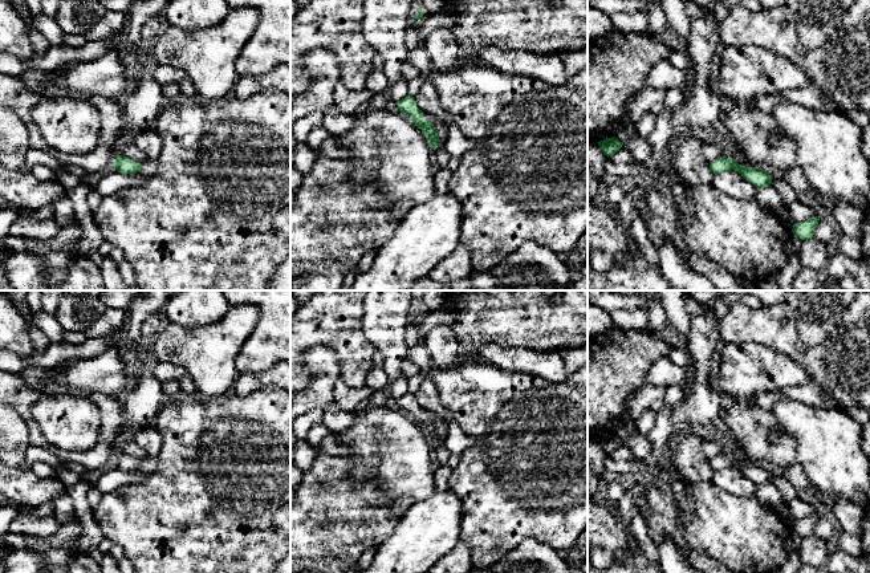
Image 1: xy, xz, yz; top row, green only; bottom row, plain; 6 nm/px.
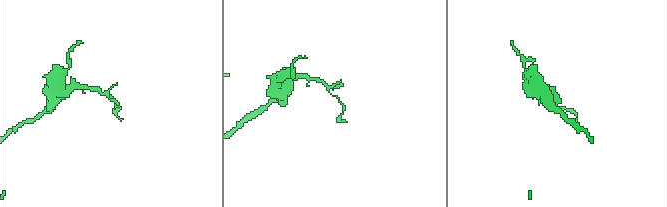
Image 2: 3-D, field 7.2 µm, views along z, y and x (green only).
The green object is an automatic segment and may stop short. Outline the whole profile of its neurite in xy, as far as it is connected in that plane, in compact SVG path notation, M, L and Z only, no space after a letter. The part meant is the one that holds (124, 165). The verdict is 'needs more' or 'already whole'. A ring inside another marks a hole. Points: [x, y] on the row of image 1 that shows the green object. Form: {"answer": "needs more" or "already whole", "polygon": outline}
{"answer": "already whole", "polygon": "M118 155L115 158L113 168L126 175L137 174L141 168L141 162L133 160L123 155Z"}

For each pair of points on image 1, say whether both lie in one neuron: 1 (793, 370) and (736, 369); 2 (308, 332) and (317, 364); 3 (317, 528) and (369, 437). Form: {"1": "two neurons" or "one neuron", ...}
{"1": "one neuron", "2": "two neurons", "3": "one neuron"}

